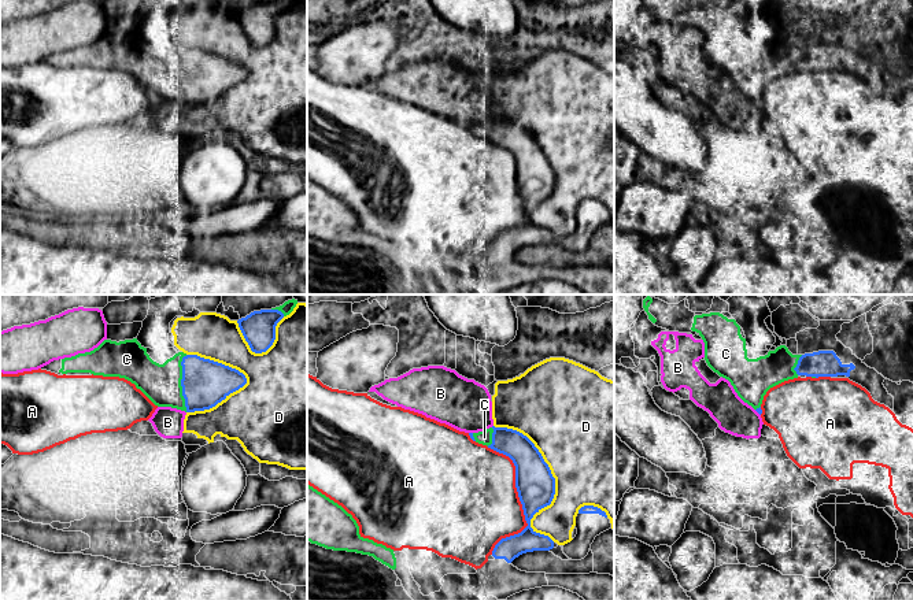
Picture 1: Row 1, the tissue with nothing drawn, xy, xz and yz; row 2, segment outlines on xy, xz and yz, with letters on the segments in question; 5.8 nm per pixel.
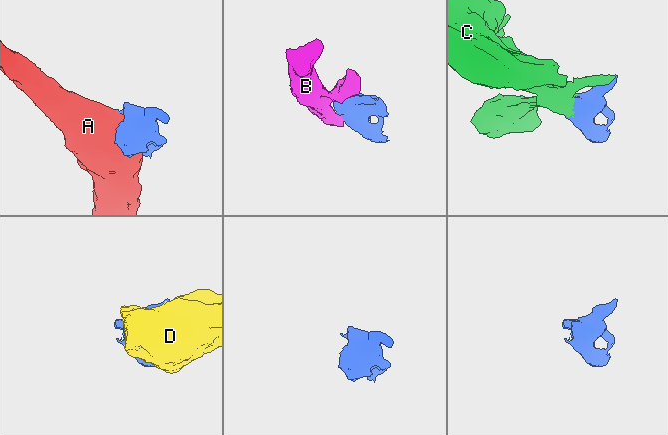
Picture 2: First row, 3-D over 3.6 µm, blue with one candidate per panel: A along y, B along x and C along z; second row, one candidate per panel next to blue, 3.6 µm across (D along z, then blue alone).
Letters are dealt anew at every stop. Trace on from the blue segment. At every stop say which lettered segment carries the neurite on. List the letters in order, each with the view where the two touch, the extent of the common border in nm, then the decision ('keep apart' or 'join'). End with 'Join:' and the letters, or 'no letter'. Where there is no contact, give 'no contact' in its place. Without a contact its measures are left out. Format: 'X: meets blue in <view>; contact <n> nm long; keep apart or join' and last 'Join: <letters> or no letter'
A: meets blue in xz; contact 650 nm long; keep apart
B: meets blue in yz; contact 50 nm long; keep apart
C: meets blue in xy; contact 340 nm long; join
D: meets blue in xz; contact 750 nm long; keep apart
Join: C

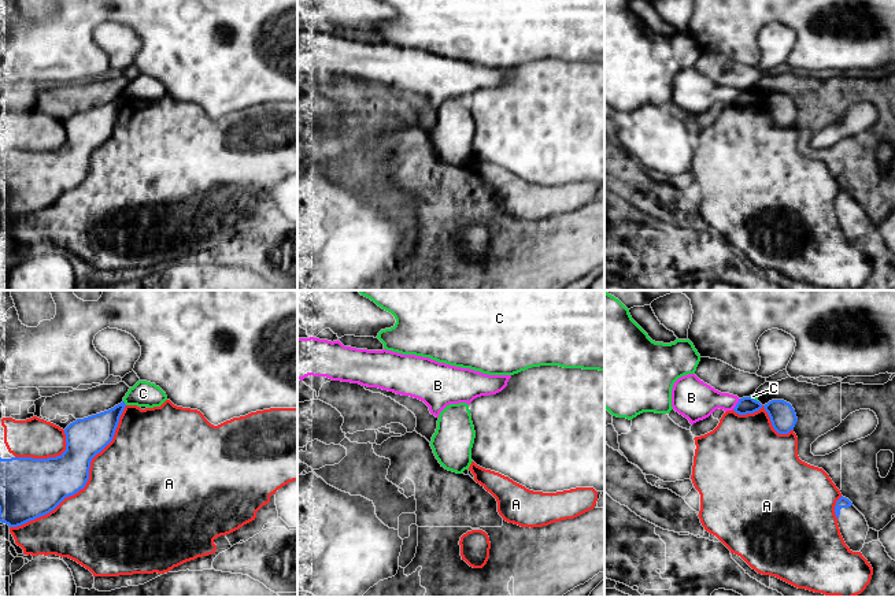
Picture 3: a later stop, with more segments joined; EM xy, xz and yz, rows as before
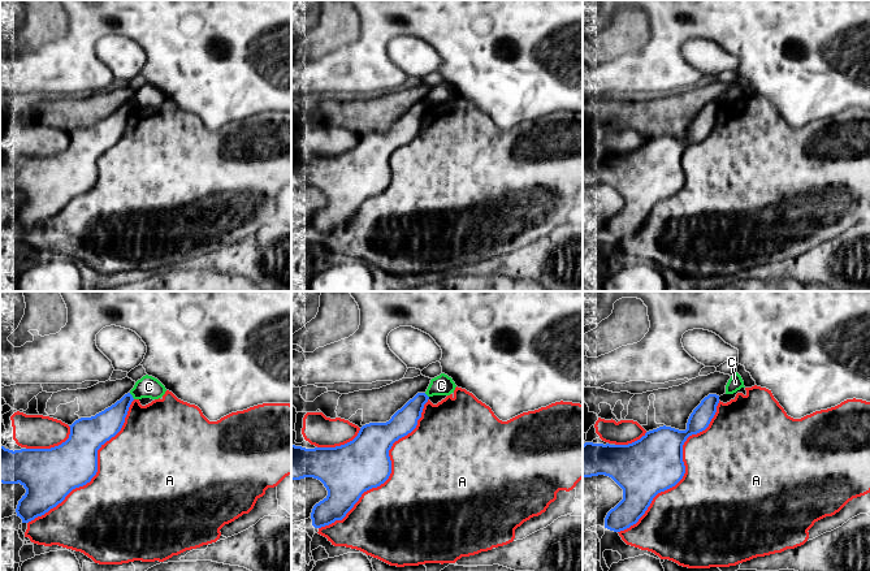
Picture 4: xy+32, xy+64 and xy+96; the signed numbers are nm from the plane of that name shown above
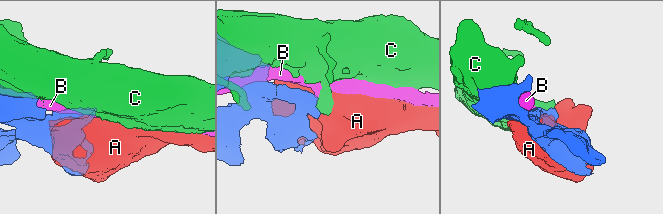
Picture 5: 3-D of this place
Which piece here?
A: meets blue in xy; contact 1000 nm long; keep apart
B: meets blue in yz; contact 80 nm long; keep apart
C: meets blue in xy; contact 40 nm long; keep apart
Join: no letter

